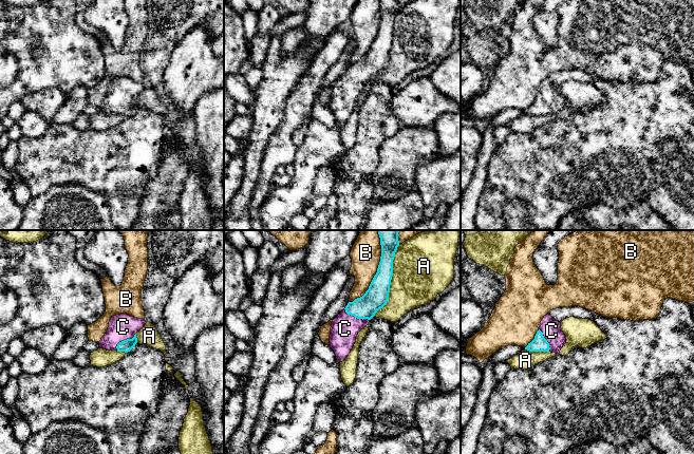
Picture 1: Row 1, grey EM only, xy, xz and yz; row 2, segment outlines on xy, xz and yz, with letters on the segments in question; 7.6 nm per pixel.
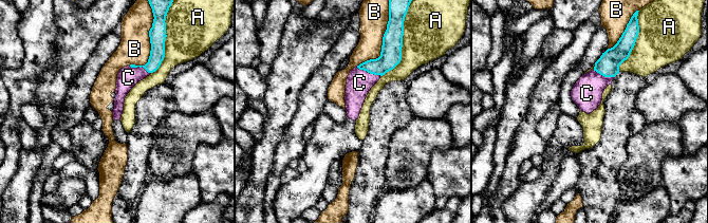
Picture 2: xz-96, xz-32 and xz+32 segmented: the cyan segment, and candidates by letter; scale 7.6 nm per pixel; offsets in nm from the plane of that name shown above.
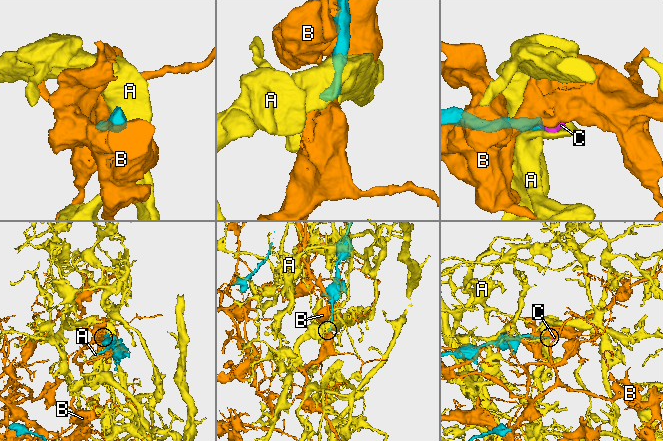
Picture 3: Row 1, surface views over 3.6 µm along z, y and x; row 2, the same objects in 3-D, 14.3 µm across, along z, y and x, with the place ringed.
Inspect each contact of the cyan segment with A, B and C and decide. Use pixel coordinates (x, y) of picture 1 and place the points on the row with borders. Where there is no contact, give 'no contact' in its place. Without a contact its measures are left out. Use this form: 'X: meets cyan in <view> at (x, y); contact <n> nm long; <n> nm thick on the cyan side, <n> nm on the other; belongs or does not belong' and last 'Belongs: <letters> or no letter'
A: meets cyan in xz at (390, 281); contact 600 nm long; 180 nm thick on the cyan side, 440 nm on the other; does not belong
B: meets cyan in xz at (377, 269); contact 600 nm long; 180 nm thick on the cyan side, 220 nm on the other; does not belong
C: meets cyan in xz at (356, 317); contact 220 nm long; 180 nm thick on the cyan side, 220 nm on the other; belongs
Belongs: C

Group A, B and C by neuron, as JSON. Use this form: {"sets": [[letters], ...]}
{"sets": [["A"], ["B"], ["C"]]}

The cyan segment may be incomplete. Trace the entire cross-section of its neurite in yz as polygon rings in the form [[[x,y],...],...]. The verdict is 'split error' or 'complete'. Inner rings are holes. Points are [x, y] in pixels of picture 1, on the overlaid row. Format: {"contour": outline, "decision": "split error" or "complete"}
{"contour": [[[580,306],[560,307],[550,310],[541,321],[534,339],[525,349],[529,352],[551,352],[559,354],[566,343],[566,336],[561,330],[561,322],[569,317],[594,319],[596,313]]], "decision": "split error"}

